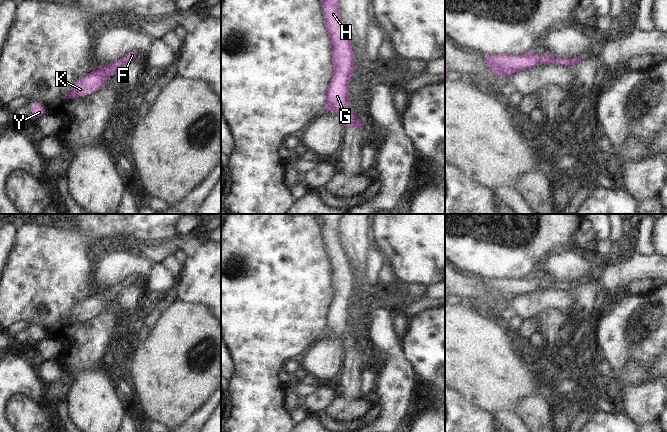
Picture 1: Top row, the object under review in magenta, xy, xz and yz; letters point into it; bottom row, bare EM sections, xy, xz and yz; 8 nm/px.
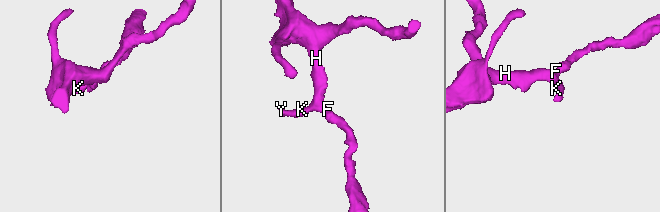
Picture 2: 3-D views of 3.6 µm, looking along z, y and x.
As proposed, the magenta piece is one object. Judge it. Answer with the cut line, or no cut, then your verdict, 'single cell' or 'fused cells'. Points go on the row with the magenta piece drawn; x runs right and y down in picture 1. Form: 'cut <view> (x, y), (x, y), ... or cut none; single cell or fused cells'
cut none; single cell

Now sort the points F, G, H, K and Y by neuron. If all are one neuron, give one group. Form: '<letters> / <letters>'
F G H K Y

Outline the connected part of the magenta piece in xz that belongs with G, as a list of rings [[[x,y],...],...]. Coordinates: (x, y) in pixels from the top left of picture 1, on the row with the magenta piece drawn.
[[[321,0],[326,29],[332,45],[333,72],[326,91],[326,110],[344,113],[344,126],[363,130],[358,115],[350,109],[350,77],[354,71],[354,52],[340,17],[339,0]]]

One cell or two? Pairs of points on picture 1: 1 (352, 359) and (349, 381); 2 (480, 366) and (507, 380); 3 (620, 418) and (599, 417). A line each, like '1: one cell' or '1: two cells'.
1: one cell
2: one cell
3: one cell

